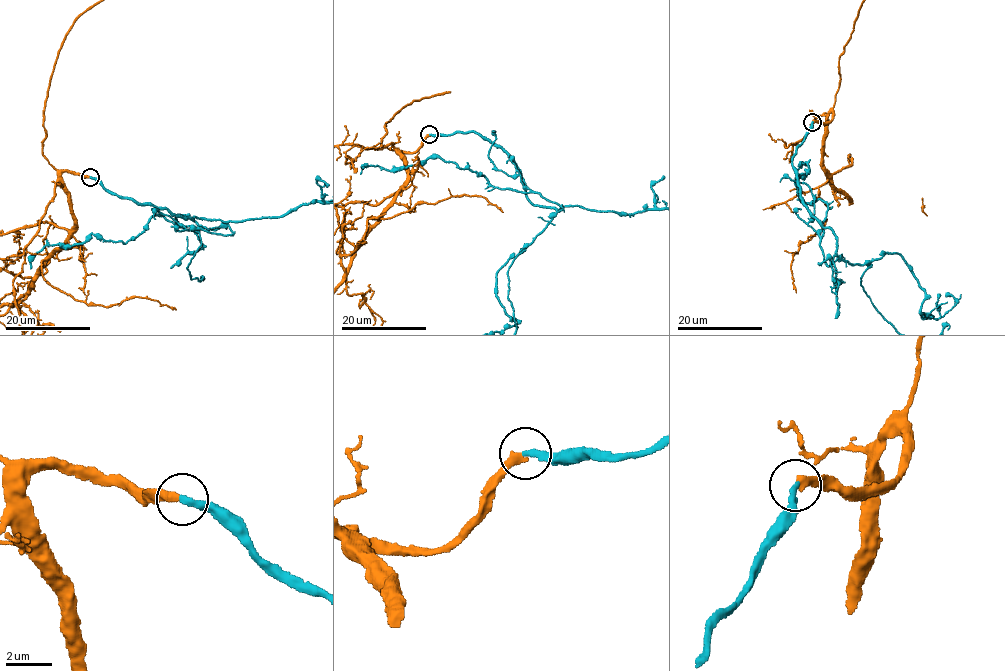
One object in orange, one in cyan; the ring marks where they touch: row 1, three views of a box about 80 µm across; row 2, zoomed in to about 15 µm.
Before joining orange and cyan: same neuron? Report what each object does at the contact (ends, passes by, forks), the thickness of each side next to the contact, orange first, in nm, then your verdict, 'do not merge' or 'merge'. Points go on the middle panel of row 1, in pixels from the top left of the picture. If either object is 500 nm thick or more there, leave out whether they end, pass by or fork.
orange ends | cyan ends | 380/320 nm | merge

